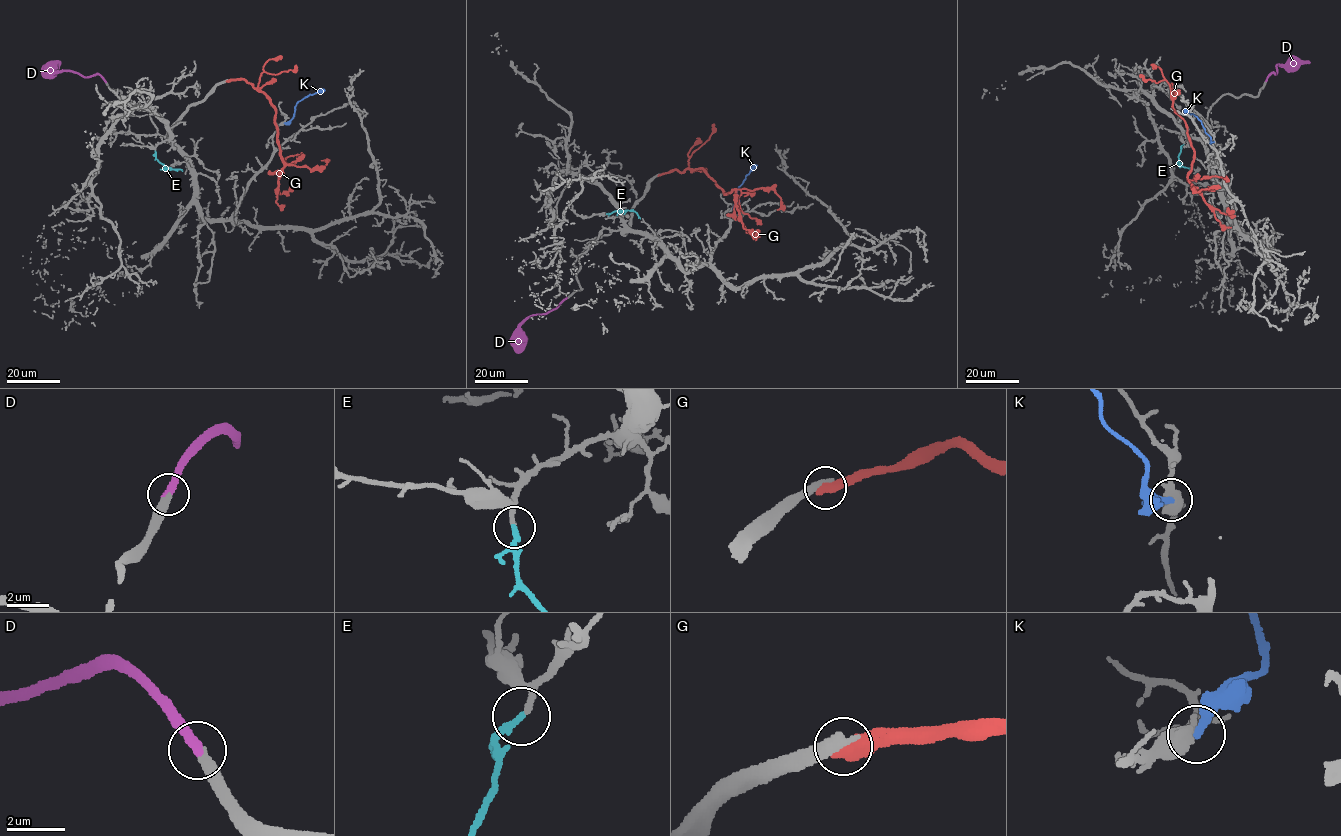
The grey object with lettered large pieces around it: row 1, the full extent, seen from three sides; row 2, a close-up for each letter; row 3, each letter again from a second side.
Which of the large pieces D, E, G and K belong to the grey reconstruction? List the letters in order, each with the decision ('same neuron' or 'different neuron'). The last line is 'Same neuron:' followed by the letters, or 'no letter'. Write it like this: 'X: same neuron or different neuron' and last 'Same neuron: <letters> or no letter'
D: same neuron
E: same neuron
G: different neuron
K: different neuron
Same neuron: D, E

